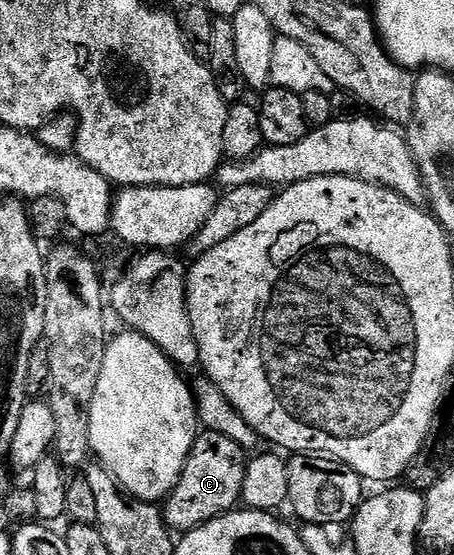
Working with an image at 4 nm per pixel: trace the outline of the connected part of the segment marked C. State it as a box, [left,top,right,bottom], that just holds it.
[162,432,246,531]

